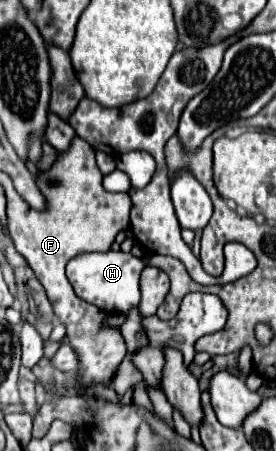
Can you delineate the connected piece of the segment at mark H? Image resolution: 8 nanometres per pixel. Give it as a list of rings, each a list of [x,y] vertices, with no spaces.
[[[108,251],[108,253],[84,253],[74,257],[66,267],[66,277],[72,283],[76,295],[106,313],[128,313],[140,301],[140,273],[144,269],[142,259],[122,253],[122,251]]]

